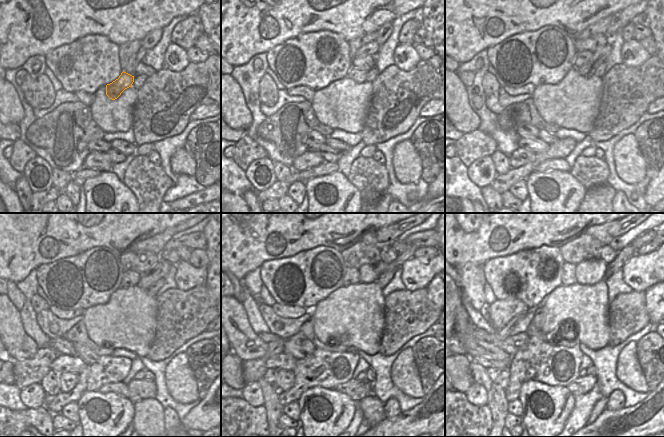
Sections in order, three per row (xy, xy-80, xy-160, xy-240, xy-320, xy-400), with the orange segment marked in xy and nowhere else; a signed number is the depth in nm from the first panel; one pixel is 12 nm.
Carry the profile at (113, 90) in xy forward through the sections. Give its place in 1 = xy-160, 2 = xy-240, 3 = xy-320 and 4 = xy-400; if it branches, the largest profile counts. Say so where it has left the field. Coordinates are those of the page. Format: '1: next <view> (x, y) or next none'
1: next xy-160 (600, 55)
2: next xy-240 (160, 270)
3: next xy-320 (380, 267)
4: next xy-400 (647, 236)

